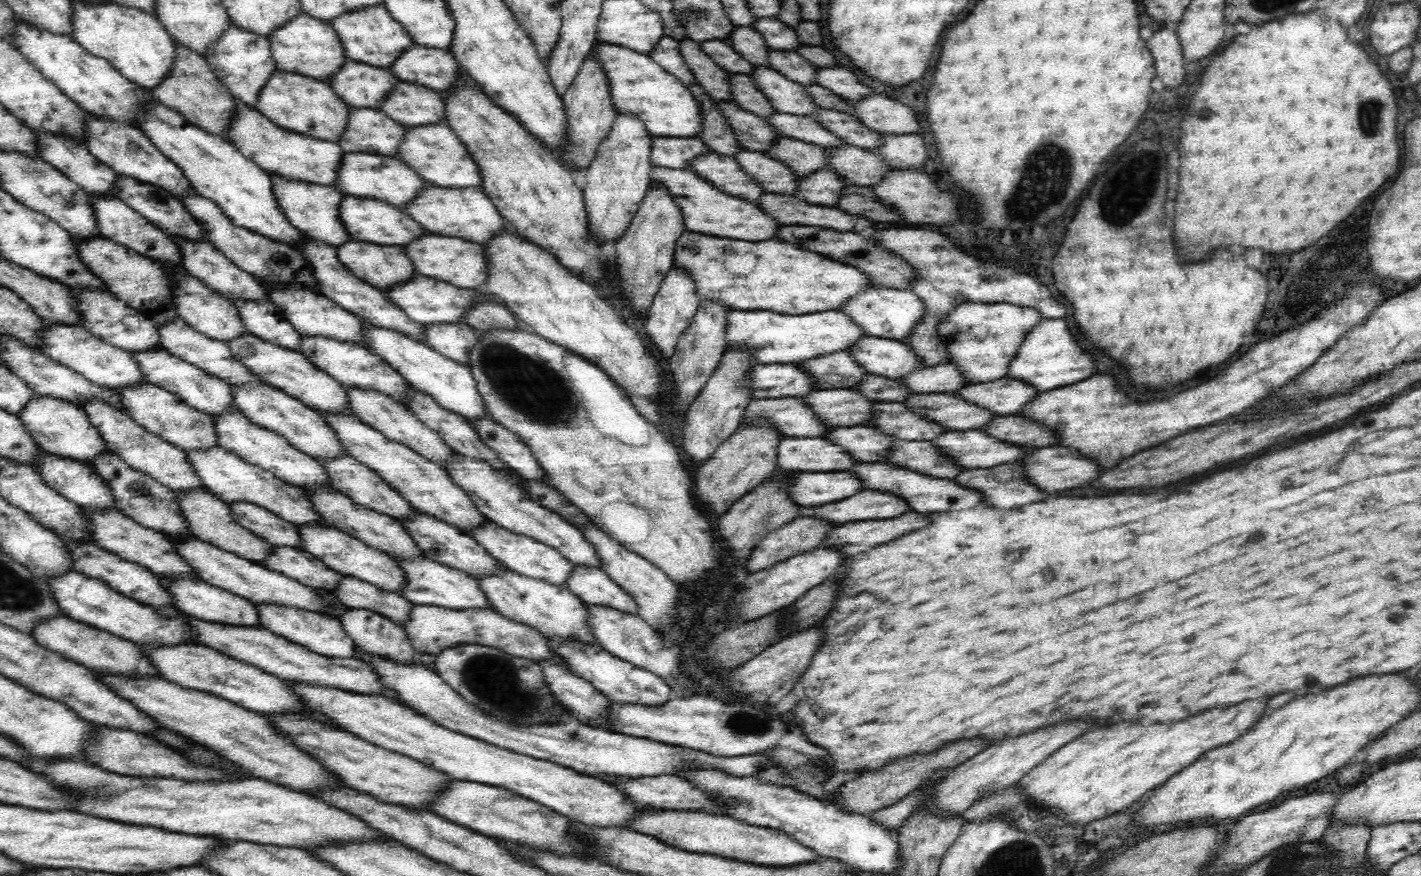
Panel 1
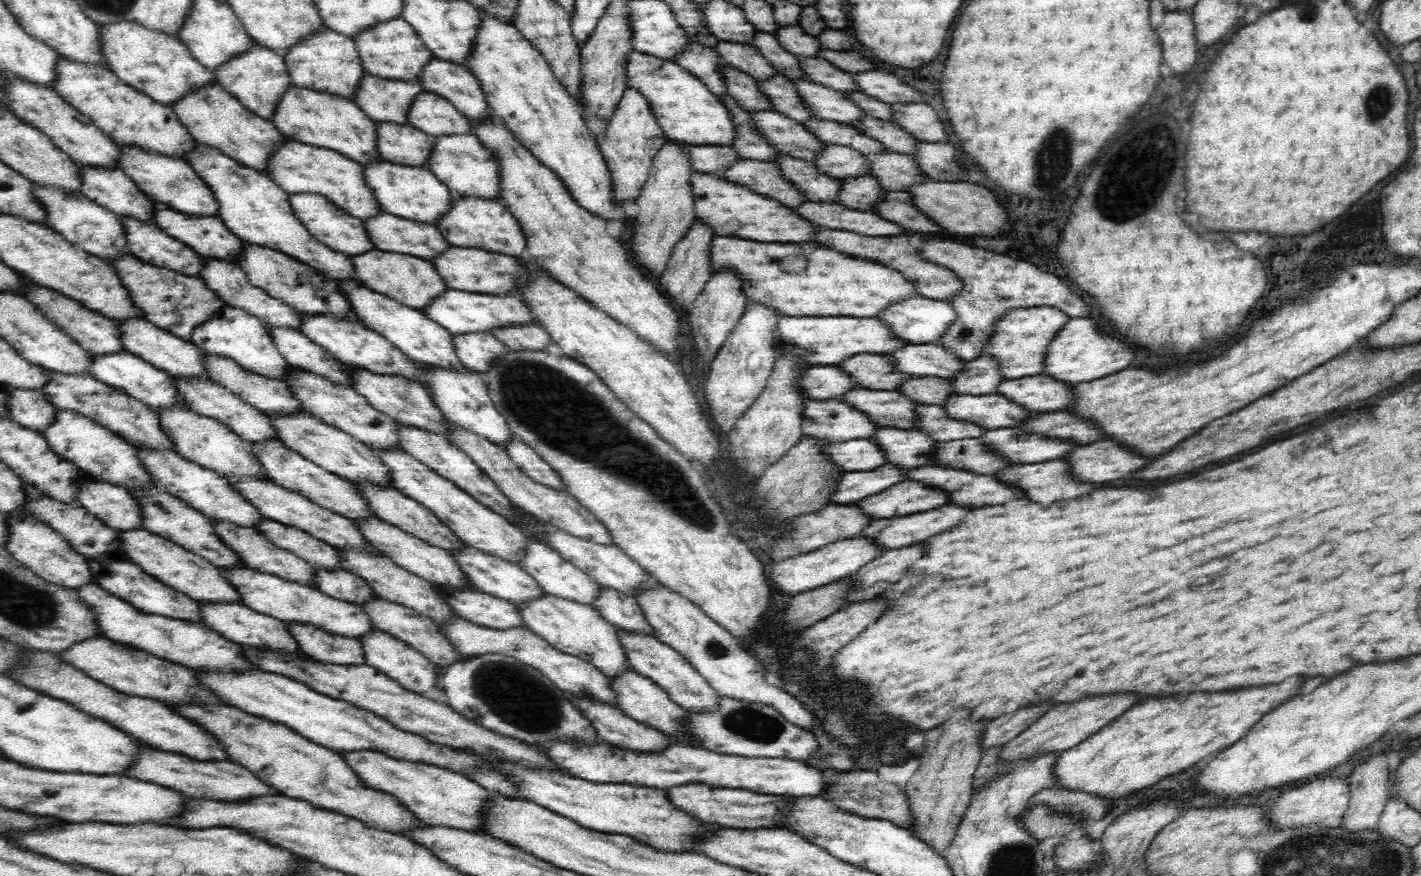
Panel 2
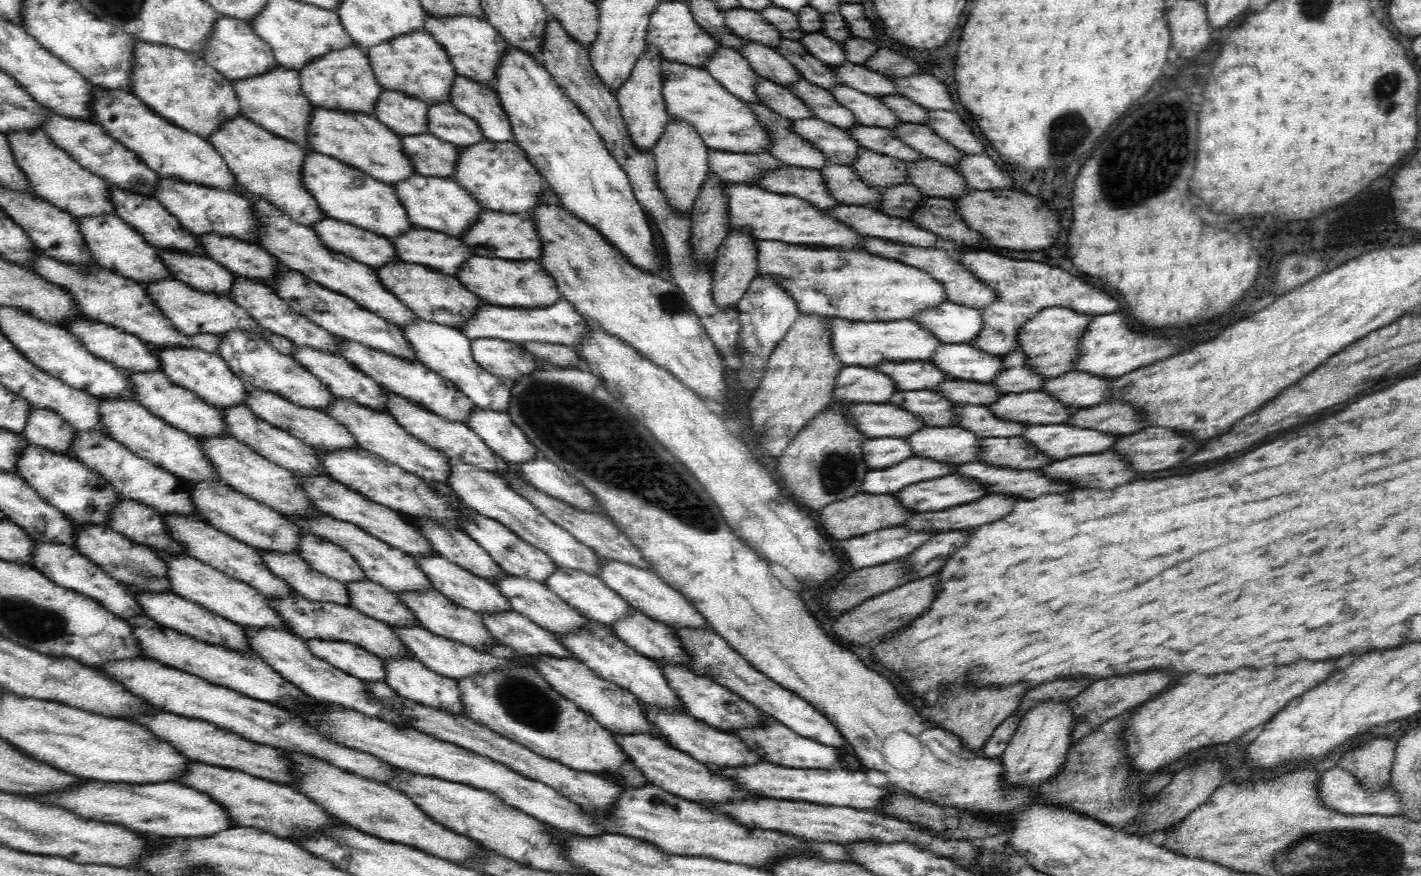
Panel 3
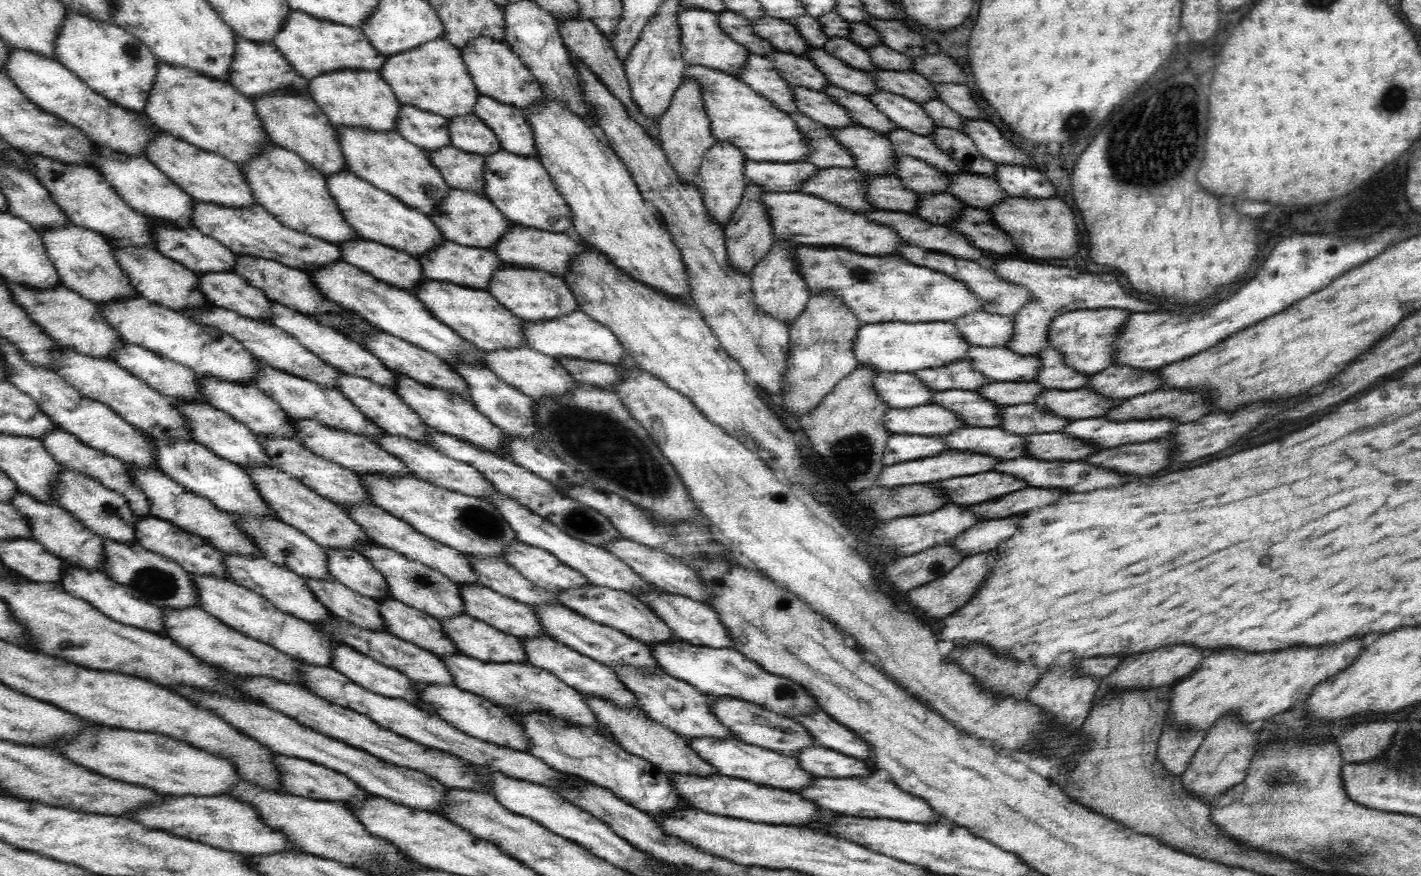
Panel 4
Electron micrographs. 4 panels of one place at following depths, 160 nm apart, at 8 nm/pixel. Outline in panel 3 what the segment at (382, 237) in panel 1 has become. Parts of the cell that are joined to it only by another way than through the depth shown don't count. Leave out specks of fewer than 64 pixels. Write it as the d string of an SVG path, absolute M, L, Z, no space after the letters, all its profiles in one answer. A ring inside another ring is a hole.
M410 229L392 243L400 260L426 265L456 279L461 266L475 255L462 240L430 229Z

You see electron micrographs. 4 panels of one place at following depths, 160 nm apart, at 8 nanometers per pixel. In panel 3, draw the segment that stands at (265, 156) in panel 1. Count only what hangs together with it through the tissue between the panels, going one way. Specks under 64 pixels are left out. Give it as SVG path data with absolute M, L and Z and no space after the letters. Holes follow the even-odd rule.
M306 153L305 160L302 182L326 217L376 233L392 242L410 229L416 229L391 186L324 153Z

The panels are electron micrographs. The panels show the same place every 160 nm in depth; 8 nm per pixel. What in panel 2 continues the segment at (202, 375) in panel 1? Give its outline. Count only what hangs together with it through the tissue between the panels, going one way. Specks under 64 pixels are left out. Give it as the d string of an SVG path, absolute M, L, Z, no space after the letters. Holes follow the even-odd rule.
M183 377L182 379L173 379L177 386L179 395L189 409L203 417L210 417L226 426L231 432L234 432L243 441L250 444L267 443L272 439L278 439L278 433L271 424L268 415L262 414L257 408L243 401L238 395L224 388L221 384L211 379L196 379L195 377Z

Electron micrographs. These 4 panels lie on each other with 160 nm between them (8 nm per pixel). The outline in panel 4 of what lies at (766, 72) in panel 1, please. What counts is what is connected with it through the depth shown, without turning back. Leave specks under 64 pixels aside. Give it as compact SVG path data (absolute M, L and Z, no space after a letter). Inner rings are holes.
M876 91L867 96L870 102L876 105L897 128L905 129L919 135L930 136L938 127L934 121L925 113L921 104L912 102L905 96L893 92Z

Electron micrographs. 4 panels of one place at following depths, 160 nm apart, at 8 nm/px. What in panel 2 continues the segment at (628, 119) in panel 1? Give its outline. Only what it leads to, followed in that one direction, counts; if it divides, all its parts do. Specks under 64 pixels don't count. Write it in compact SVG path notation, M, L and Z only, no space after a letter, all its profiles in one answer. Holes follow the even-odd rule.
M627 87L599 143L600 153L604 156L608 171L612 176L616 200L624 202L641 194L654 158L660 148L663 148L666 140L651 112L649 102L643 98L639 90Z

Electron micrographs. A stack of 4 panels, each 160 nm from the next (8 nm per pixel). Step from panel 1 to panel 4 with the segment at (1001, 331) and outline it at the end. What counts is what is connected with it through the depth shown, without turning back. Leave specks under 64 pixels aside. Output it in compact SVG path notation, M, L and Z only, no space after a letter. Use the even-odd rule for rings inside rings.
M1101 308L1097 311L1072 311L1054 316L1049 324L1049 346L1061 352L1065 364L1082 374L1096 374L1114 364L1114 340L1122 332L1126 320L1134 313L1122 308Z

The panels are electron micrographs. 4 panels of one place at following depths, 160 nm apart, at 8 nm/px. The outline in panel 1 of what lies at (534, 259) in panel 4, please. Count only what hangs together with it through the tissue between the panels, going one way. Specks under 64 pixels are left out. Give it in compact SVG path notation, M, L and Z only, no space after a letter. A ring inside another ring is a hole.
M430 185L430 188L418 193L418 197L409 204L406 209L407 216L422 225L427 233L462 237L464 240L486 246L494 236L498 236L498 232L509 229L506 220L498 213L498 209L494 207L491 198L484 193L481 186L452 189Z

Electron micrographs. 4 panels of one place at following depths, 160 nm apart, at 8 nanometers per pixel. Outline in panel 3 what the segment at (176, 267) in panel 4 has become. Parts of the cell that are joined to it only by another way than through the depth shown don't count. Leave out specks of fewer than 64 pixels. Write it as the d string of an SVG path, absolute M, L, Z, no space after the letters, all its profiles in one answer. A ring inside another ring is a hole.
M117 215L82 218L77 222L93 260L102 268L118 273L143 287L158 284L158 281L174 280L171 271L167 270L163 260L159 258L158 249L150 246L140 233Z

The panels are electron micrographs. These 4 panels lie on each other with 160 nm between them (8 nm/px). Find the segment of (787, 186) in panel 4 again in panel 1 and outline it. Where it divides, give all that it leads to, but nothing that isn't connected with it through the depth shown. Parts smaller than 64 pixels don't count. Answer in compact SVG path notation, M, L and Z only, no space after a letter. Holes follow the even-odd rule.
M654 137L653 142L651 157L654 167L688 170L698 156L712 154L710 147L706 147L699 137Z

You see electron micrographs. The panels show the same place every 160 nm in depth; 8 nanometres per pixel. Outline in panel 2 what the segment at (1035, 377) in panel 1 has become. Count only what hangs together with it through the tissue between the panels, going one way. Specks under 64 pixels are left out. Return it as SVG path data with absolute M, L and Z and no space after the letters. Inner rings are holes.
M1090 317L1069 318L1046 348L1045 367L1042 368L1042 373L1066 384L1077 385L1110 376L1110 372L1120 372L1128 368L1134 358L1136 354L1130 348L1126 350L1126 344L1100 332L1096 322L1092 322Z

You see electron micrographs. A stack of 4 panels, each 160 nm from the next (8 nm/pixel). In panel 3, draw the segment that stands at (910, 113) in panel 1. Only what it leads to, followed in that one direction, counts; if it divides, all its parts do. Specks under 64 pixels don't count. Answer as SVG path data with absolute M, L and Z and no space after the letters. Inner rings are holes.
M929 110L927 126L941 136L946 143L966 155L983 156L986 145L982 144L978 136L974 136L969 126L966 126L962 115L955 111Z

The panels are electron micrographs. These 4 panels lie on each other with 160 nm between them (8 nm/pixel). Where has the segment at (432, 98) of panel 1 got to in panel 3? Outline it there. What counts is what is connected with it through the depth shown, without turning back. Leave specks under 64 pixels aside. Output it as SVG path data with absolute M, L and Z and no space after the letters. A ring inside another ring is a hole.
M450 103L430 104L426 121L432 135L456 147L470 148L486 139L478 123Z

